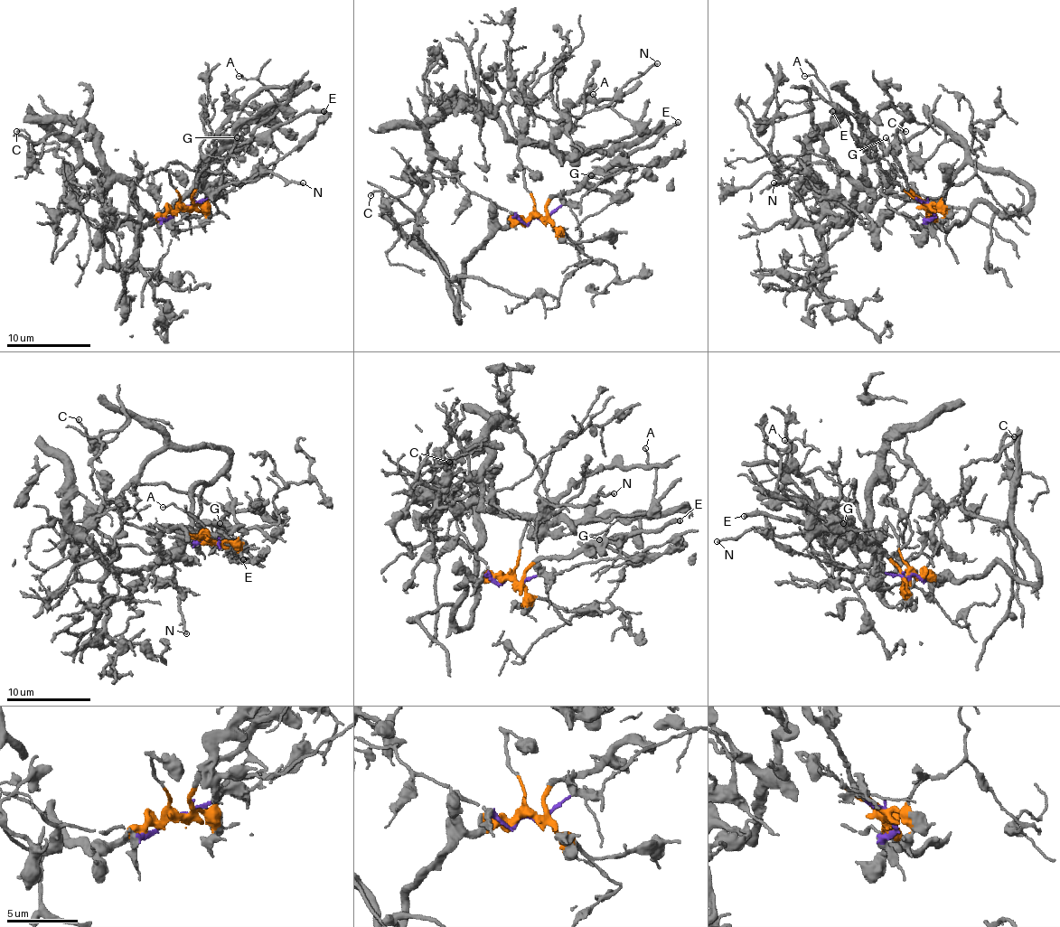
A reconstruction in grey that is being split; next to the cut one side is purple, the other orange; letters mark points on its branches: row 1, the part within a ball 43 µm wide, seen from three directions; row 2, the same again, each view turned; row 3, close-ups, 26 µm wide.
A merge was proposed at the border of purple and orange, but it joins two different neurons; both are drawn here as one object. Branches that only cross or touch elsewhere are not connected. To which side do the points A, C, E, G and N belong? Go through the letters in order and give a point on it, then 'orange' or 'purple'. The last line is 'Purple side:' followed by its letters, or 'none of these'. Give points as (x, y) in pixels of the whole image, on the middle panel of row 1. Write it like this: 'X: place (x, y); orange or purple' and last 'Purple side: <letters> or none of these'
A: place (593, 94); orange
C: place (370, 195); orange
E: place (678, 122); orange
G: place (591, 175); orange
N: place (657, 63); orange
Purple side: none of these

